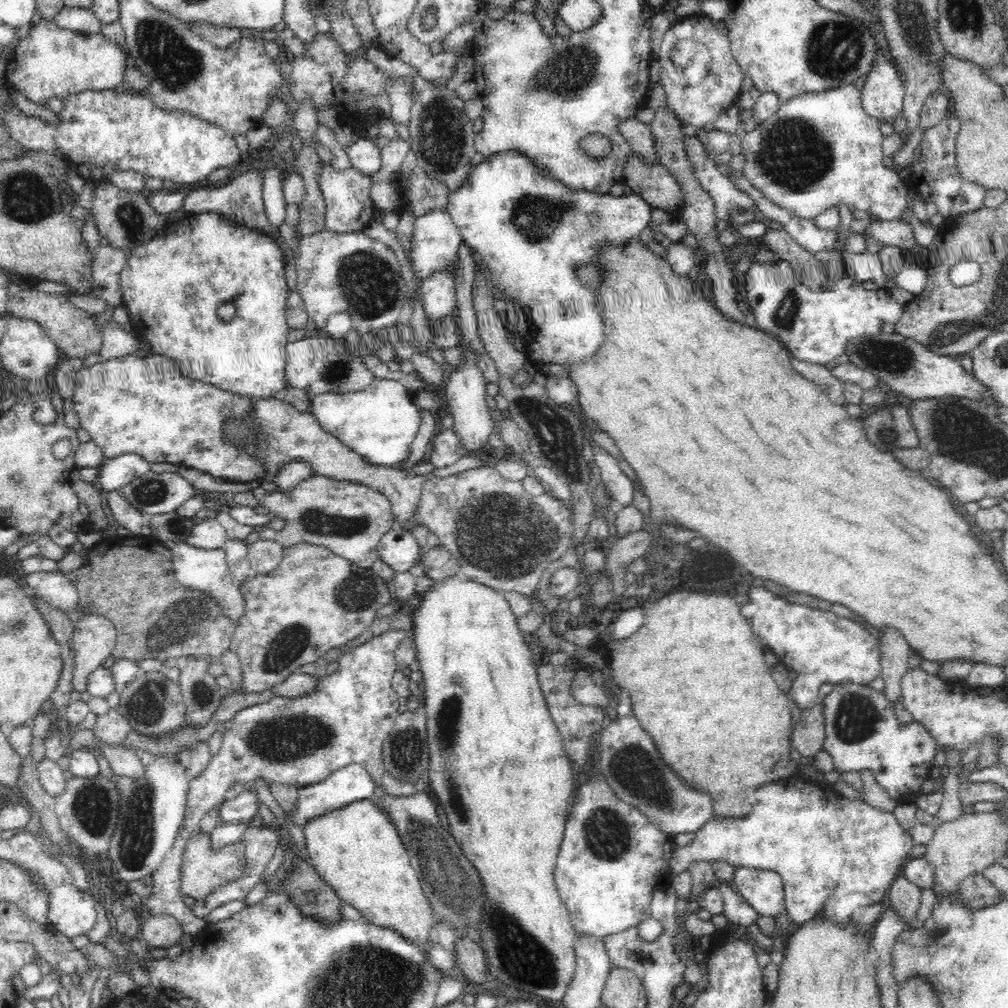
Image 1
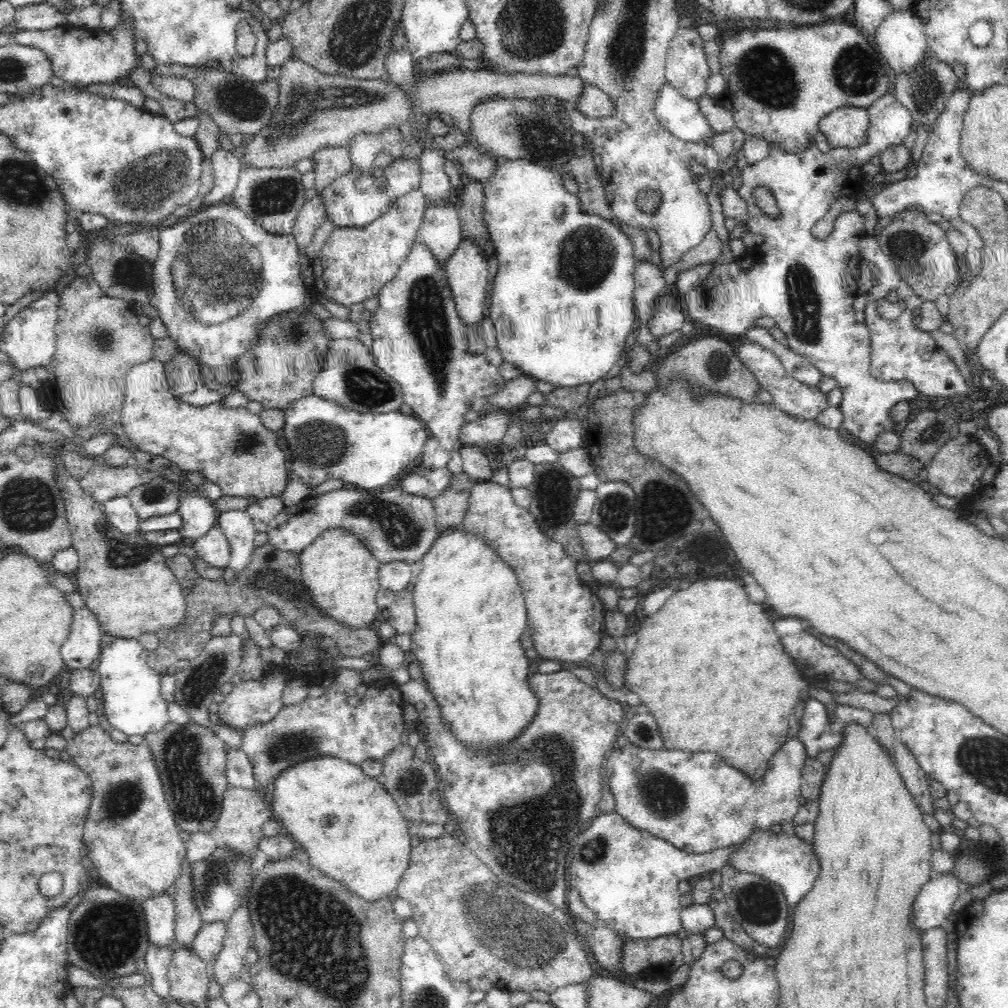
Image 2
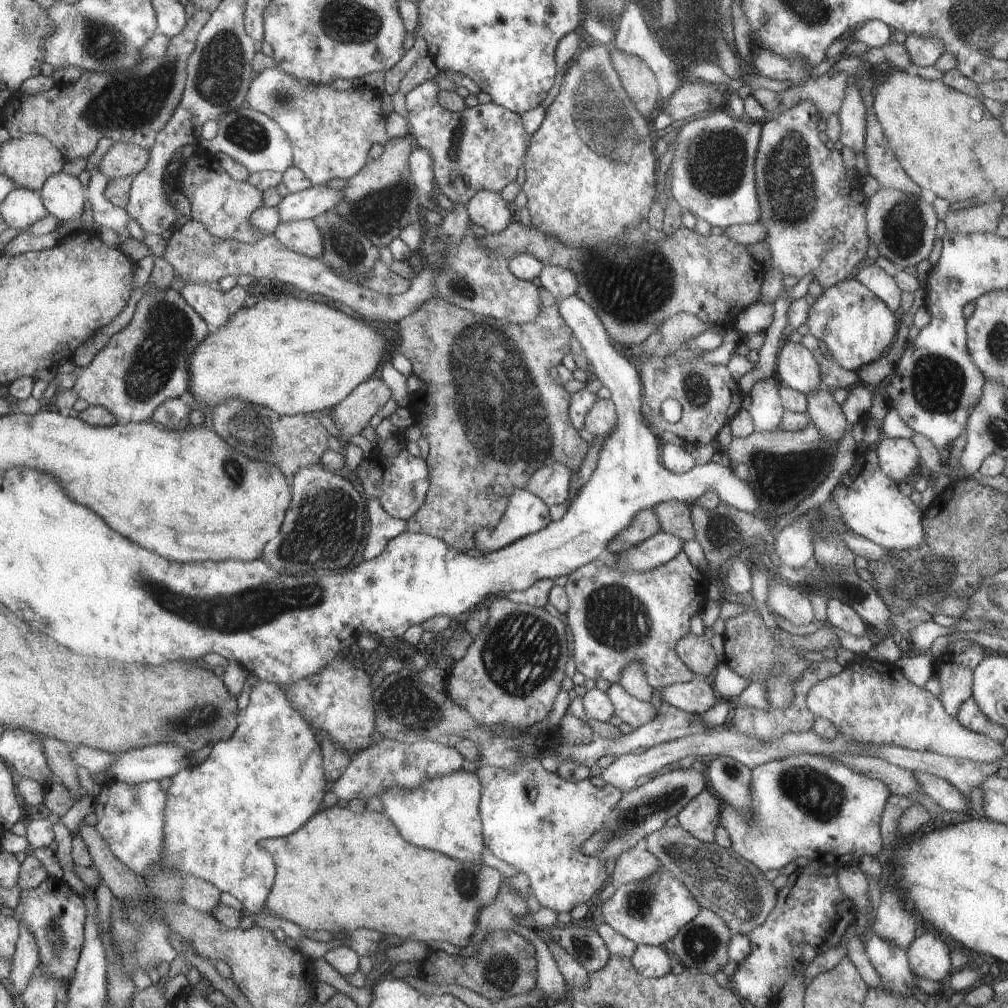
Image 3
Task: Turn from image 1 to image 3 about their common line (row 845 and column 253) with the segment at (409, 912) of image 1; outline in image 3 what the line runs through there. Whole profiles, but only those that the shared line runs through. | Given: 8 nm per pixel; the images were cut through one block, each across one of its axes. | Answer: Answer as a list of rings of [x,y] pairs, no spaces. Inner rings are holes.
[[[268,293],[259,294],[259,301],[255,306],[252,306],[252,308],[242,308],[242,311],[234,315],[222,328],[219,328],[218,332],[206,336],[206,339],[202,340],[201,344],[198,344],[197,350],[193,353],[193,356],[190,356],[189,371],[192,379],[190,380],[188,391],[192,393],[198,403],[204,403],[204,406],[215,407],[217,404],[222,404],[223,401],[234,399],[260,405],[277,414],[286,416],[308,414],[310,412],[330,412],[334,406],[337,406],[346,396],[349,396],[350,392],[358,384],[362,384],[362,382],[366,381],[366,378],[371,378],[372,374],[376,374],[376,370],[379,370],[378,366],[380,366],[384,354],[388,354],[386,346],[388,346],[386,338],[374,326],[370,326],[370,324],[366,324],[362,320],[356,320],[352,316],[346,316],[340,310],[336,310],[336,308],[324,304],[324,302],[310,300],[310,298],[302,293],[299,296],[286,294],[286,296],[281,295],[279,297],[271,297]]]

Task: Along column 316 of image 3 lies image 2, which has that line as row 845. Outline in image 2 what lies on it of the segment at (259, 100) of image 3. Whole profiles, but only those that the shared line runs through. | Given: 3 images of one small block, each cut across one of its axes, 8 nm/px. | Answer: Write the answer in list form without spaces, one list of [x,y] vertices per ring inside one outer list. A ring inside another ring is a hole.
[[[98,724],[74,733],[66,740],[65,752],[92,782],[82,838],[90,851],[87,862],[98,870],[100,882],[138,903],[166,893],[180,879],[186,844],[178,835],[181,829],[166,800],[152,751],[144,744],[118,743]]]

